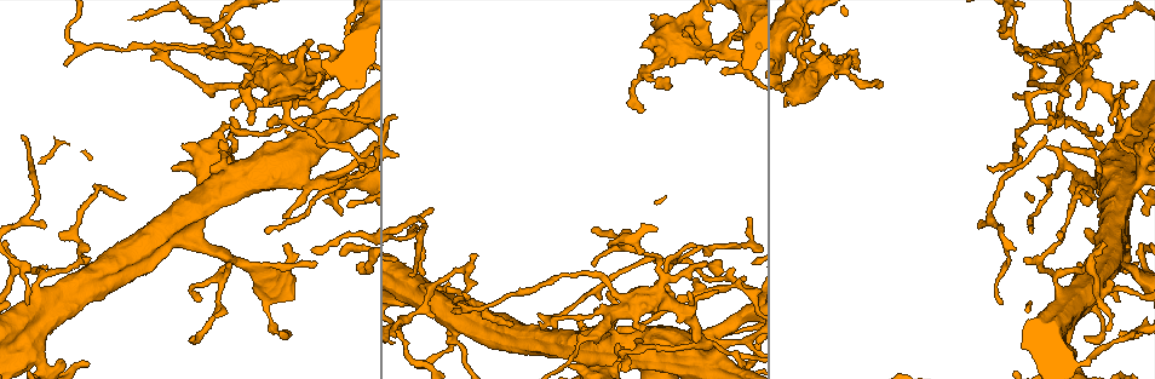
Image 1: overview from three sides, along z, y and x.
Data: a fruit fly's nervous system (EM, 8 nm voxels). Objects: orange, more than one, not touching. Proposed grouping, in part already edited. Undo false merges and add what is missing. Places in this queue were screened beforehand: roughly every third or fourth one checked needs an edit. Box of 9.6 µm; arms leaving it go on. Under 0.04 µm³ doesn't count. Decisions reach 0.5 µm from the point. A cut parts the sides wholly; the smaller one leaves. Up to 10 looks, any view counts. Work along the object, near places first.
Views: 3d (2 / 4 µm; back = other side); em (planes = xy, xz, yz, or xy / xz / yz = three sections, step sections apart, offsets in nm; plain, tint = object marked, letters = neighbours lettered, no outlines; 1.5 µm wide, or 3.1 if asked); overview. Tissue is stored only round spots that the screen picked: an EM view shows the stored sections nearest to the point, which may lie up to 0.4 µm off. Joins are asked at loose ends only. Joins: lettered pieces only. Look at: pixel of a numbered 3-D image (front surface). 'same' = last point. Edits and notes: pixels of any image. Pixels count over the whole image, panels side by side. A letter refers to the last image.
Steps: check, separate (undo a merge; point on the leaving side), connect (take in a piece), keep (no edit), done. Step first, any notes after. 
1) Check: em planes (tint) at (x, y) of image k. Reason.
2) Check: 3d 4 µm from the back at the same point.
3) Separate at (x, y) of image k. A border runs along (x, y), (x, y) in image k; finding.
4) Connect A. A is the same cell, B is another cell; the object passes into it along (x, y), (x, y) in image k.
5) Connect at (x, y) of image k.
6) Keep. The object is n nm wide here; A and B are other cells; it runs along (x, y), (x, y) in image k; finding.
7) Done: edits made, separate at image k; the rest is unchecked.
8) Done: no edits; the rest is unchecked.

Check: em planes (plain) at (723, 343) of image 1. Abrupt turn.

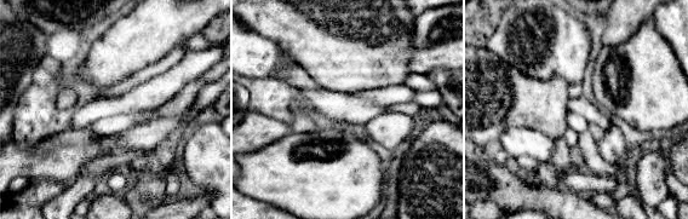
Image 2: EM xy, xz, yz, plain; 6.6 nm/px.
Check: em planes (letters) at the same point. What lies round it.

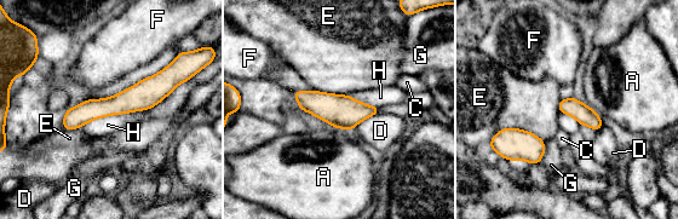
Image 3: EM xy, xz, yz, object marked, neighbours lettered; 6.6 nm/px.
Keep. The object is 120 nm wide here; A, C, D, E, F, G and H are other cells; a border runs along (148, 108), (101, 116), (80, 127) in image 3; one cell here.

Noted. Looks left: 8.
Check: 3d 2 µm at (359, 167) of image 1. Thin end.

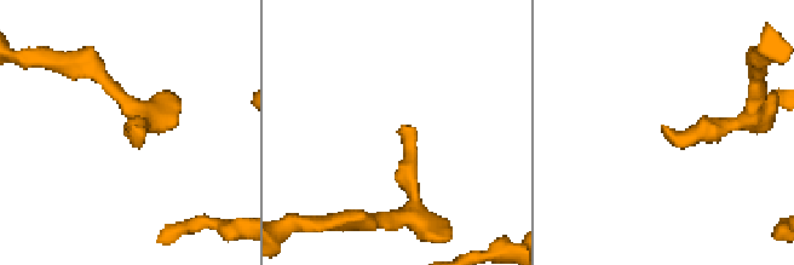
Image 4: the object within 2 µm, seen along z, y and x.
Check: em planes (letters) at (665, 126) of image 4.

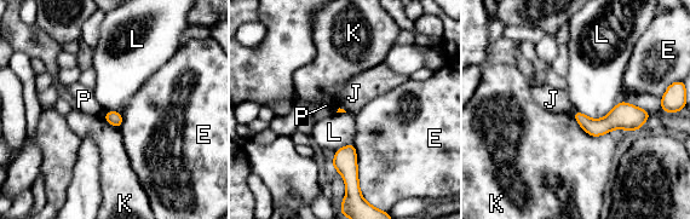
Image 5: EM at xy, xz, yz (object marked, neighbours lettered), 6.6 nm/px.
Keep. E, J, K, L and P are other cells; it runs along (576, 114), (587, 125), (645, 115) in image 5; no lettered piece goes on from it.

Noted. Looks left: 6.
Check: em planes (tint) at (837, 67) of image 1. Thick turns thin.

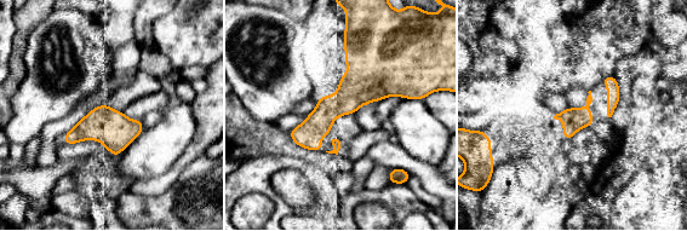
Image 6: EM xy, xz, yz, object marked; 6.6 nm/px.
Check: em planes (letters) at the same point. What lies round it.

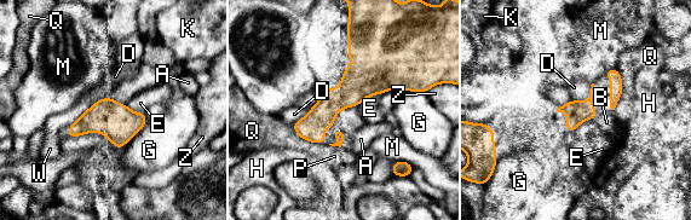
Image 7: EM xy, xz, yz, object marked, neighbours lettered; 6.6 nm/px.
Keep. A, B, D, E, G, H, K, M, P, Q, W and Z are other cells; one cell here.

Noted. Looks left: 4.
Check: em planes (letters) at (205, 29) of image 1.

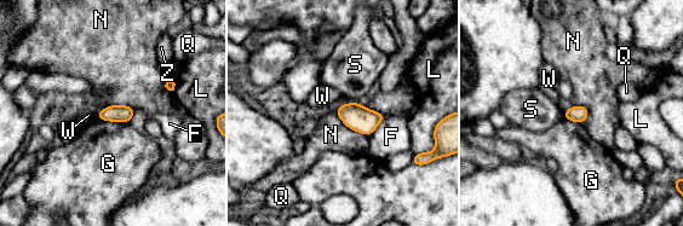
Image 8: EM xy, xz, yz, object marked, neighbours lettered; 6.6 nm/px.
Keep. F, G, L, N, Q, S, W and Z are other cells; none of them fits.

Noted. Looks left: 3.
Done: no edits; the rest is unchecked.

